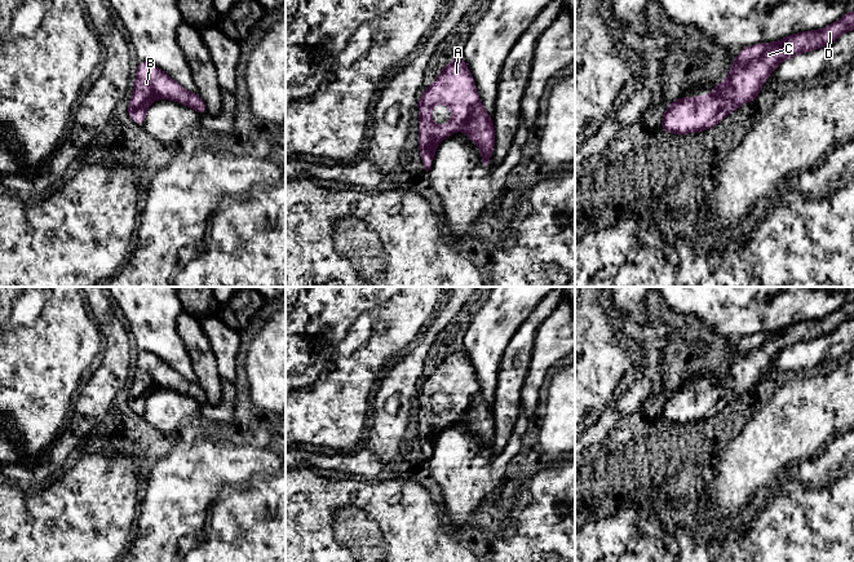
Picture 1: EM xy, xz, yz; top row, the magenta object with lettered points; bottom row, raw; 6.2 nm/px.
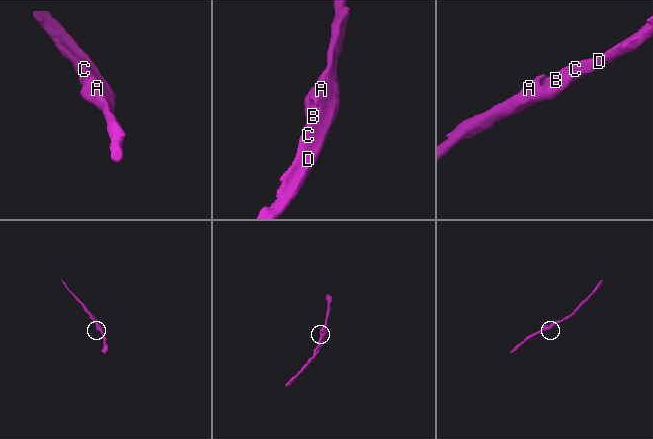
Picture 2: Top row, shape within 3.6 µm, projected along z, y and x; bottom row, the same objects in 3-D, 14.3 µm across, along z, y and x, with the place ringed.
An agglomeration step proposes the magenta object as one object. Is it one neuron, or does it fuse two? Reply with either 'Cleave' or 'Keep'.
Keep

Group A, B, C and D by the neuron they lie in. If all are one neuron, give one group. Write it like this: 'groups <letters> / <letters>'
groups A B C D

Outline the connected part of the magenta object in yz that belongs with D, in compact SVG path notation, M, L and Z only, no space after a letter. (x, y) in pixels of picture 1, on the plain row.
M854 300L822 319L792 323L774 332L743 337L730 355L730 363L711 384L682 386L669 391L660 417L668 422L691 424L717 415L742 393L755 391L762 372L783 350L826 336L854 319Z

